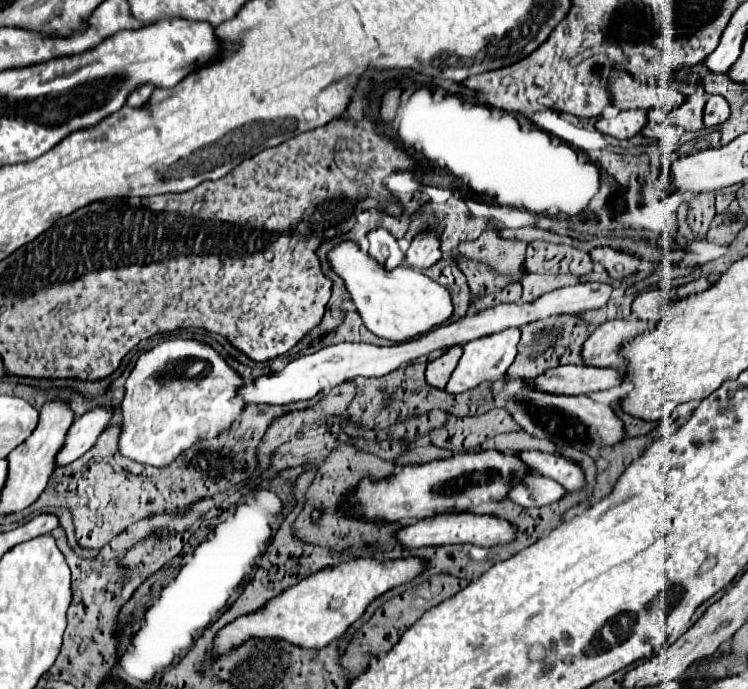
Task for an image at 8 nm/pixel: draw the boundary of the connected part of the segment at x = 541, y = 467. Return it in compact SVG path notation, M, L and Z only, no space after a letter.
M536 450L520 452L520 456L532 470L556 480L566 490L582 490L586 486L586 476L584 476L582 468L562 456L544 454L544 452L536 452Z

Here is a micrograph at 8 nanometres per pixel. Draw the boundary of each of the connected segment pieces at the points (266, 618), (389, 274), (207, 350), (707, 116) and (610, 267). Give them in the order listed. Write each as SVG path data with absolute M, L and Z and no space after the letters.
M416 556L398 558L398 560L390 560L390 558L340 560L338 564L326 566L302 578L298 584L270 598L258 610L228 622L214 636L212 656L218 658L222 654L228 654L230 650L240 648L248 640L266 640L266 638L278 638L302 650L322 650L330 642L342 638L348 632L348 628L364 616L372 600L380 598L382 594L386 594L388 590L400 584L412 582L416 576L420 576L420 572L426 566L428 560Z
M342 240L326 254L326 258L332 270L344 280L344 286L350 292L350 298L366 328L380 338L388 338L392 342L406 342L430 332L452 314L450 292L444 286L424 276L420 270L404 264L396 266L394 270L386 270L354 240Z
M172 338L140 354L126 380L118 452L134 462L164 468L202 440L214 440L246 410L238 390L246 380L210 344Z
M714 94L710 96L710 100L704 106L704 126L708 128L716 128L720 122L724 122L730 116L730 108L726 98Z
M598 246L590 252L590 256L596 258L596 262L602 262L604 268L608 270L608 274L612 278L626 278L630 274L634 274L640 266L640 258L616 248L608 248L608 246Z

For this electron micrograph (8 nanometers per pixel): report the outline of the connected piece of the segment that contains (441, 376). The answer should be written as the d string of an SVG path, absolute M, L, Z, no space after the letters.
M452 346L442 356L432 360L426 370L426 382L434 388L444 388L450 374L454 372L460 356L462 356L462 346Z

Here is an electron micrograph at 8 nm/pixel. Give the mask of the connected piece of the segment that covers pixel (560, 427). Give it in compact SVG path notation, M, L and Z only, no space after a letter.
M504 374L502 382L502 392L498 394L504 398L504 408L506 412L516 420L516 424L536 436L536 438L546 438L554 444L560 446L572 446L584 452L610 446L622 440L624 428L622 420L616 418L610 406L598 404L588 396L564 396L564 394L550 394L550 392L540 392L530 386L524 378L510 378Z

